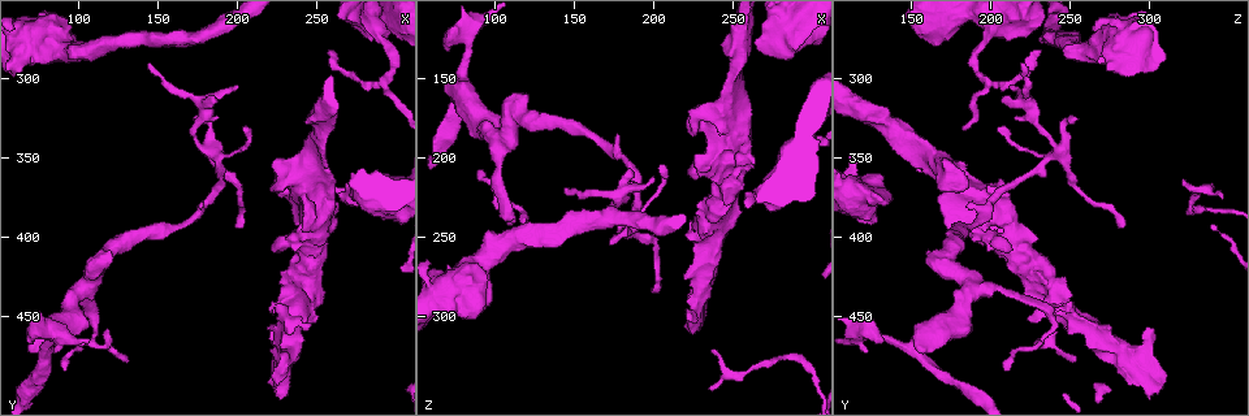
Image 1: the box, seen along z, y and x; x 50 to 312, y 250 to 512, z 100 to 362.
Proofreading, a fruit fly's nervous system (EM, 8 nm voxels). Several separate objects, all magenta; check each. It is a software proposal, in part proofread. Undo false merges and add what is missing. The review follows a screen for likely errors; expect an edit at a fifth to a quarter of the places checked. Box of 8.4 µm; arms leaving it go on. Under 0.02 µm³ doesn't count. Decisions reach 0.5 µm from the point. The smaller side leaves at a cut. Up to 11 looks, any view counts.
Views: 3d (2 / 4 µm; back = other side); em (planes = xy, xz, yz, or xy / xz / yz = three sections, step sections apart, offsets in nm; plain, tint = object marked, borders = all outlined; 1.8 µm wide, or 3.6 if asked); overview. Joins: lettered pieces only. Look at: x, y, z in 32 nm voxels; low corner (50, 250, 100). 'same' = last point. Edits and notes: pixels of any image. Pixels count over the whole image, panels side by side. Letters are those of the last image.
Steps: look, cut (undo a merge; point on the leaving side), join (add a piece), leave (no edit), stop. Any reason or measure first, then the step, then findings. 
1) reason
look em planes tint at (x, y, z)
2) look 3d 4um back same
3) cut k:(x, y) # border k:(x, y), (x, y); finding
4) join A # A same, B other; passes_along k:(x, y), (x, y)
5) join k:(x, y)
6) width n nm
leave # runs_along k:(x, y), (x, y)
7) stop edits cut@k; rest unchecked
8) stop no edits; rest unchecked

calibre changes
look em yz step 4 borders at (236, 402, 202)

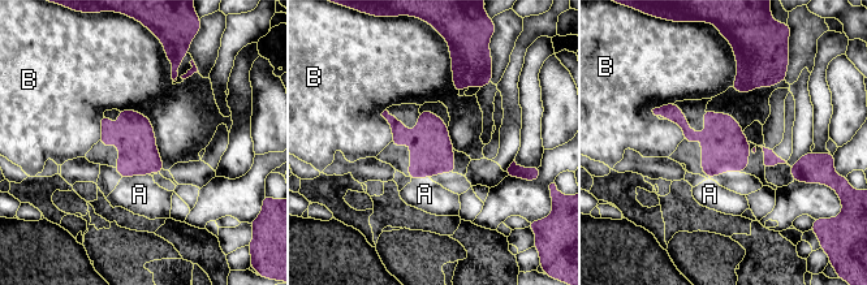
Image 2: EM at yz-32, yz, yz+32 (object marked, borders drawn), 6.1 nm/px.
look em planes borders same

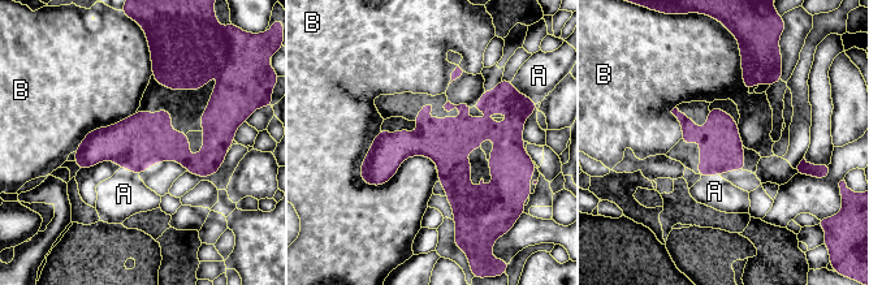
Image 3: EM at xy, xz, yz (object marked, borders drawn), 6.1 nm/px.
longest_contact B 480 nm
leave # A other, B other; continuous, no second cell

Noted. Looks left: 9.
a fork
look em yz step 16 tint at (294, 300, 196)

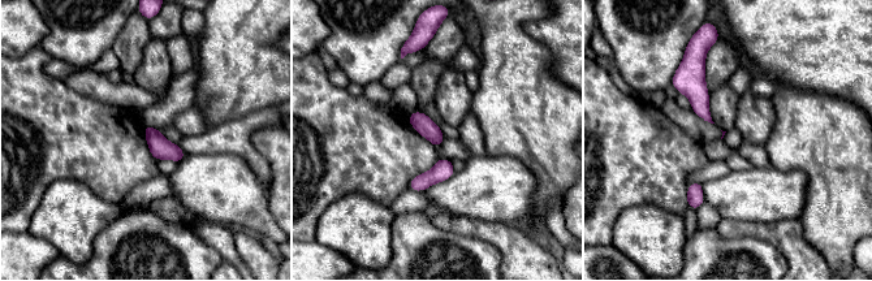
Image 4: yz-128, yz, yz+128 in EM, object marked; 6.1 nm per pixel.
look em planes borders same

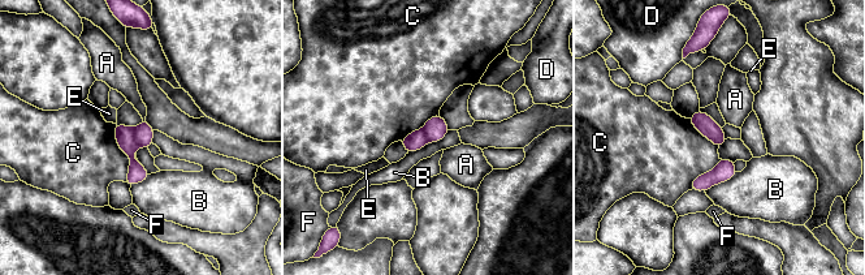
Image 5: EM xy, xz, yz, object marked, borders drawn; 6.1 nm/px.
width 110 nm
cut 5:(125, 137) # A other, B other, C other, D other, E other, F other; a second cell is stuck on

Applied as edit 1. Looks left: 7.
see it whole again
look overview

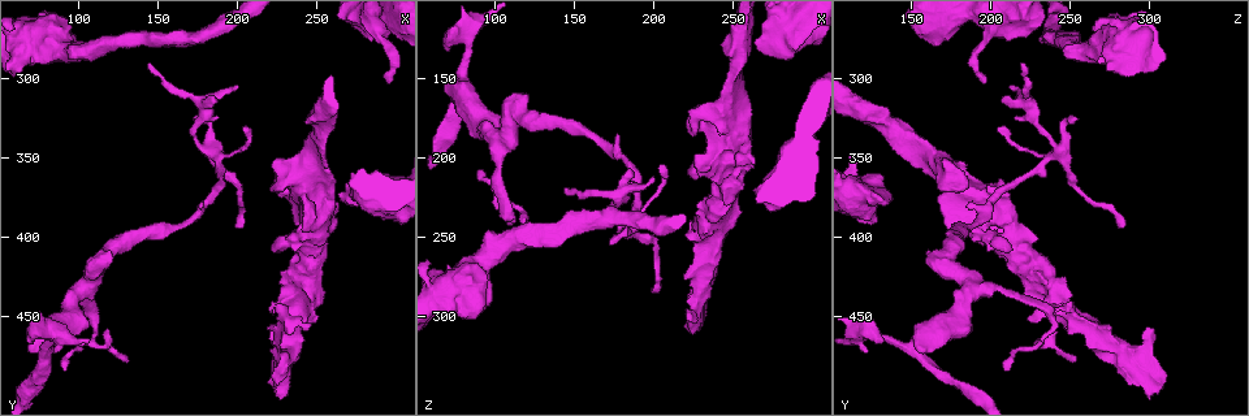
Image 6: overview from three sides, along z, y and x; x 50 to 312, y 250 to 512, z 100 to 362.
thin arm on a thick one
look 3d 4um at (78, 468, 154)

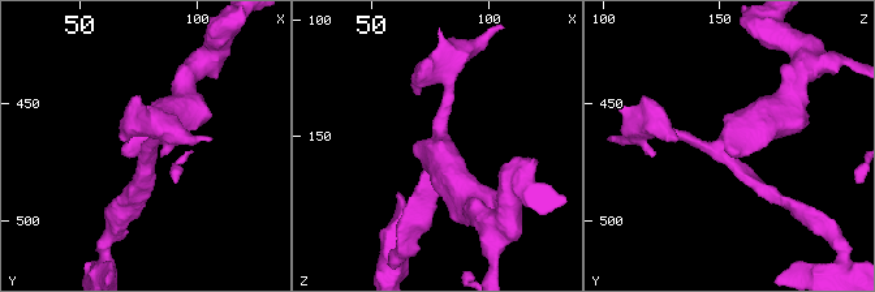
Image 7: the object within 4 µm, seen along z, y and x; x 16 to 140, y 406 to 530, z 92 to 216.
arms 3; now the EM
look em planes plain at (77, 469, 155)

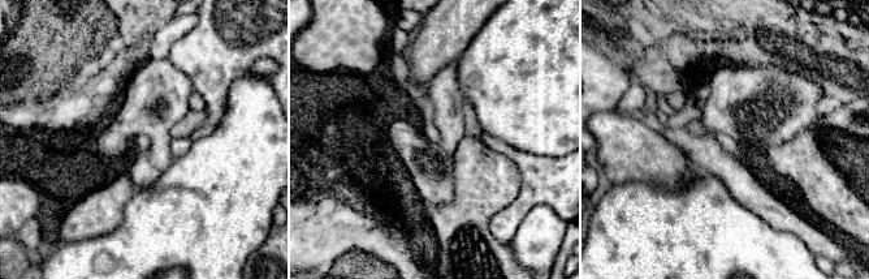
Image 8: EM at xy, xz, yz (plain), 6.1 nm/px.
look em planes borders same

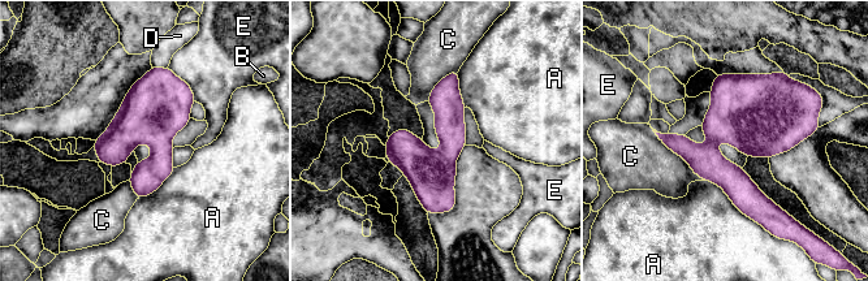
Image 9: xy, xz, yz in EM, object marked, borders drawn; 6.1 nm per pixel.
width 260 nm
leave # A other, B other, C other, D other, E other; continuous, no second cell

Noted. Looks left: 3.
sharp bend
look em planes borders at (108, 454, 238)

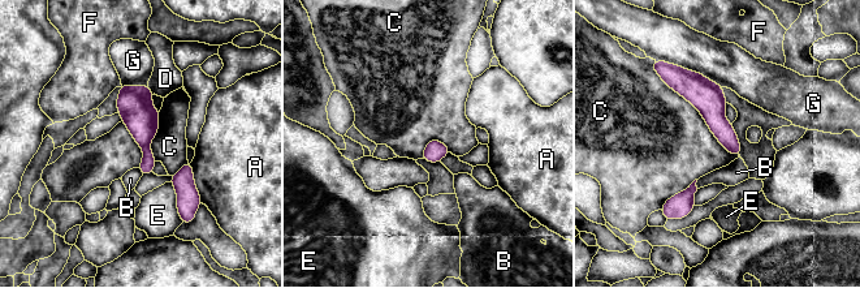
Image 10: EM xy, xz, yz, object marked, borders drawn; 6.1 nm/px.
longest_contact C 700 nm
leave # A other, B other, C other, D other, E other, F other, G other; all the same cell

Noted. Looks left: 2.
stop edits cut@5; rest unchecked

